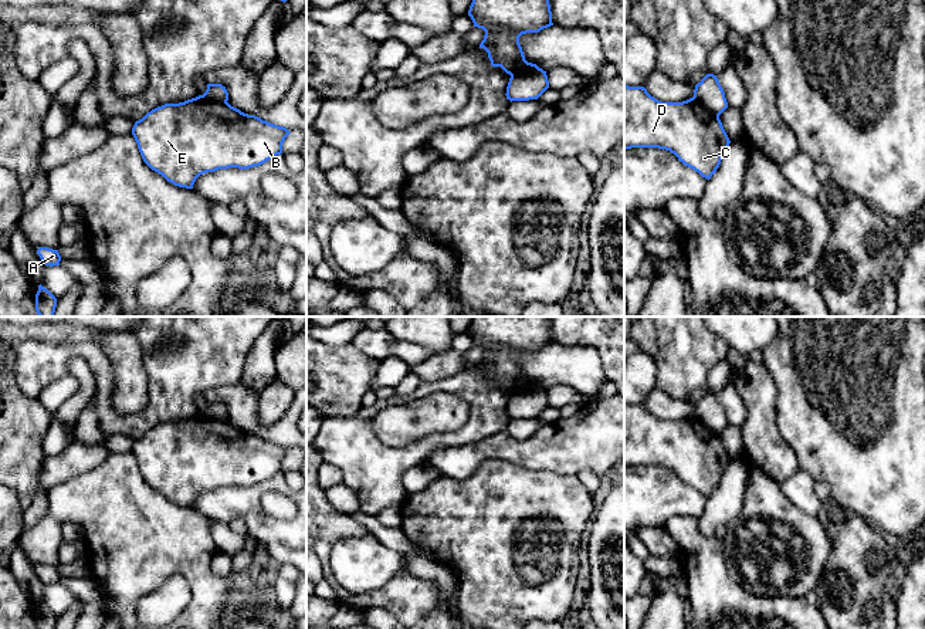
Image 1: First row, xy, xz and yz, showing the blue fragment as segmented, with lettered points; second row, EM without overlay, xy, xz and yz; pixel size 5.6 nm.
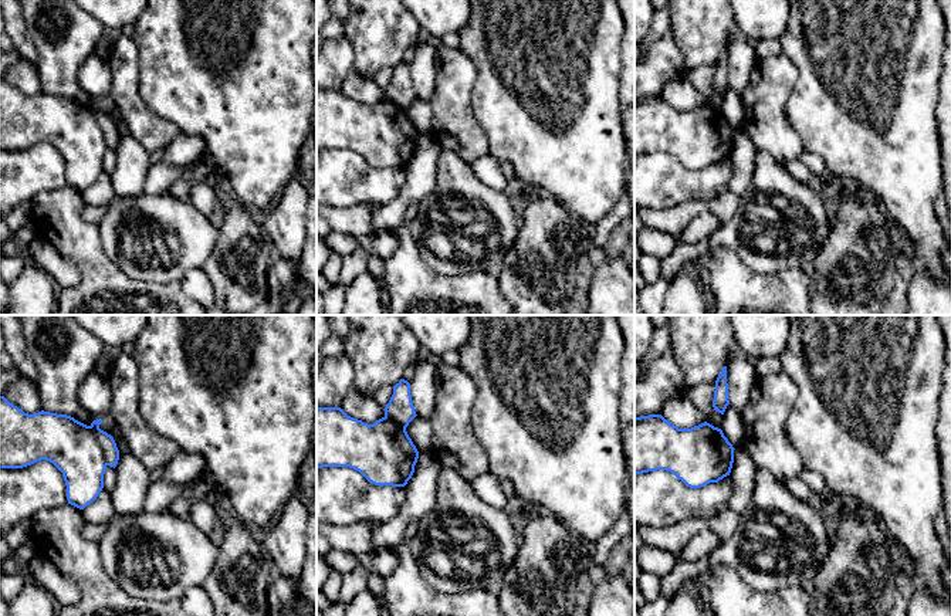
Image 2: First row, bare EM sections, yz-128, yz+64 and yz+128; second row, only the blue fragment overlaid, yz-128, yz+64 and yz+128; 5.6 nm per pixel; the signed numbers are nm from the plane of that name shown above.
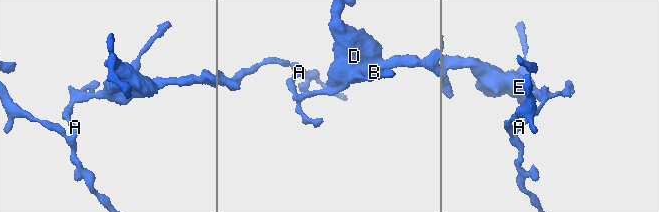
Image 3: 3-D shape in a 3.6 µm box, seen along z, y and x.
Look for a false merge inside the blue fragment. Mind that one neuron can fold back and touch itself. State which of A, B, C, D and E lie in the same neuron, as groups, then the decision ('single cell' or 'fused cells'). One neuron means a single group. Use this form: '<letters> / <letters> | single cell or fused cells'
A / B C D E | fused cells

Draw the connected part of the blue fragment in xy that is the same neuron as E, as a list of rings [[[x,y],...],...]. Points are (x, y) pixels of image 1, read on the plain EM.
[[[200,413],[184,420],[157,425],[136,439],[132,446],[143,480],[167,500],[186,507],[193,507],[196,497],[207,490],[228,486],[250,487],[265,481],[282,471],[282,461],[289,452],[287,446],[244,432],[228,420],[216,420]]]

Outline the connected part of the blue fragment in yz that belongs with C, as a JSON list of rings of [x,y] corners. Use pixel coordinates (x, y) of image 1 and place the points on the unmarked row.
[[[624,403],[624,467],[658,466],[711,497],[731,459],[719,434],[697,416],[661,420],[644,405]]]

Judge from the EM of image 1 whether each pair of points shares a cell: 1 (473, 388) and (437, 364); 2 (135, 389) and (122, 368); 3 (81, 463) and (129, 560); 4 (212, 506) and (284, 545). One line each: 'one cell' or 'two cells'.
1: two cells
2: one cell
3: two cells
4: one cell

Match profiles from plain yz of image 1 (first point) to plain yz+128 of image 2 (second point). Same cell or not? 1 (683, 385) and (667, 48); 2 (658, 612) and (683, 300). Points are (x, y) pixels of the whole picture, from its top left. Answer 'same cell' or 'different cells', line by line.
1: different cells
2: same cell

